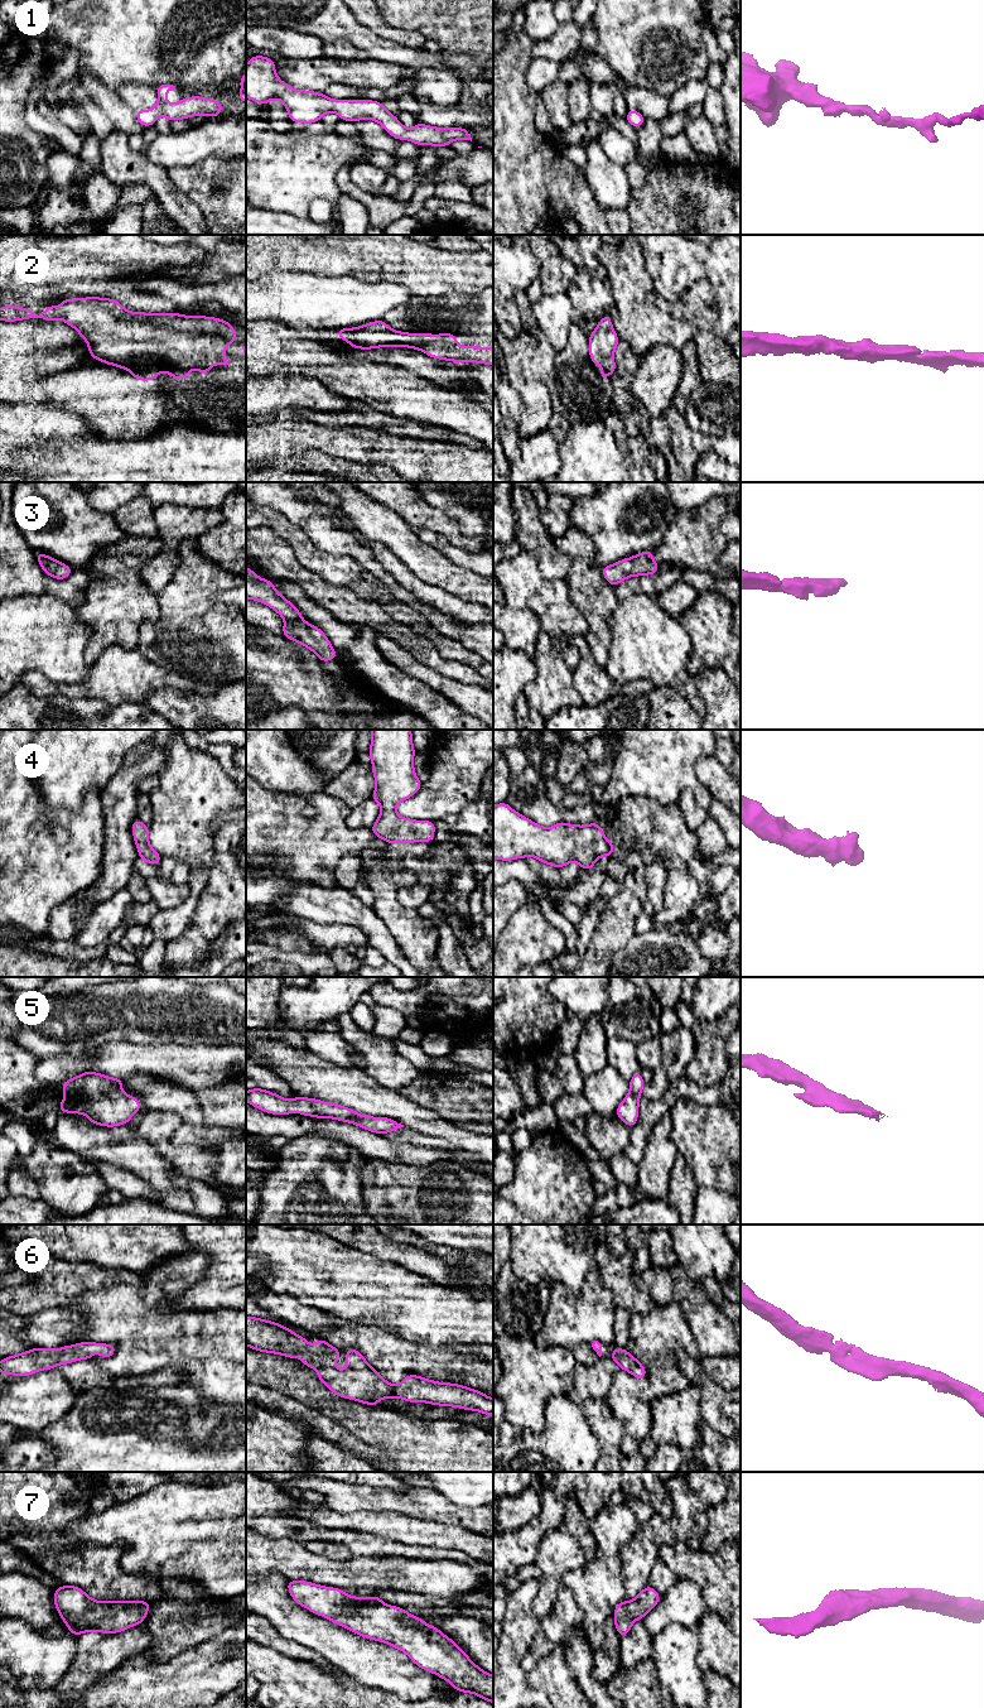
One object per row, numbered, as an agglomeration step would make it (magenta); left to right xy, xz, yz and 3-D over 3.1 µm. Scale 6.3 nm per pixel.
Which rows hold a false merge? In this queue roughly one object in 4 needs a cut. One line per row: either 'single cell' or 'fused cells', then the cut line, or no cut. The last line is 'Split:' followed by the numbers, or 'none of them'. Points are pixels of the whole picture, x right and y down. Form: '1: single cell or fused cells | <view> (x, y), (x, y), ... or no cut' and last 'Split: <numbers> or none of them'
1: single cell | no cut
2: single cell | no cut
3: single cell | no cut
4: single cell | no cut
5: single cell | no cut
6: single cell | no cut
7: single cell | no cut
Split: none of them

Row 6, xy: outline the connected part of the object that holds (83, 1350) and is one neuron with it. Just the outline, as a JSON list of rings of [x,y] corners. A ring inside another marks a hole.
[[[79,1342],[62,1348],[33,1348],[0,1361],[0,1372],[5,1376],[30,1376],[38,1371],[56,1368],[58,1365],[72,1363],[78,1360],[91,1360],[96,1351],[100,1358],[112,1357],[116,1352],[114,1344],[97,1342]]]

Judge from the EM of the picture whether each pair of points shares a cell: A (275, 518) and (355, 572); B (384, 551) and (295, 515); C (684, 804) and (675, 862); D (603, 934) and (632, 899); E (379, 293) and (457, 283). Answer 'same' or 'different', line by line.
A: same
B: different
C: different
D: same
E: different

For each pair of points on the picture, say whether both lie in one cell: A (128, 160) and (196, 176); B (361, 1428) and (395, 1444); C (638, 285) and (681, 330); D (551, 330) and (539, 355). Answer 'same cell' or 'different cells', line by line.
A: different cells
B: same cell
C: same cell
D: different cells

